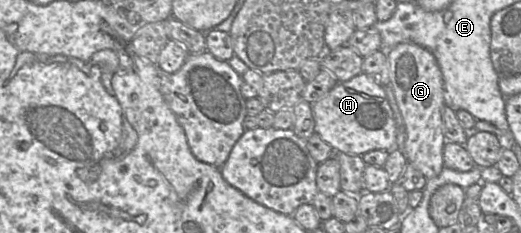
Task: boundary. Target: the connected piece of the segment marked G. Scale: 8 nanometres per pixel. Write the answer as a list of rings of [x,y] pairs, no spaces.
[[[400,43],[388,53],[389,78],[397,105],[406,128],[404,156],[407,163],[429,180],[444,167],[442,108],[444,101],[443,76],[437,60],[427,49],[413,43]]]

